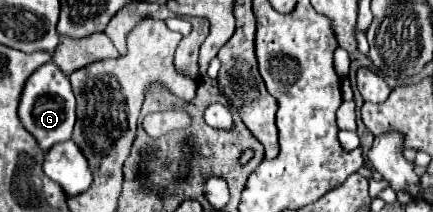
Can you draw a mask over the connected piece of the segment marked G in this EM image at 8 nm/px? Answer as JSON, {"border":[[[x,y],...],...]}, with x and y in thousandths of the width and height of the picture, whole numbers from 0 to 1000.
{"border":[[[122,292],[90,311],[53,406],[39,538],[53,604],[85,660],[99,717],[109,717],[132,670],[159,660],[173,585],[173,453],[159,368]]]}

